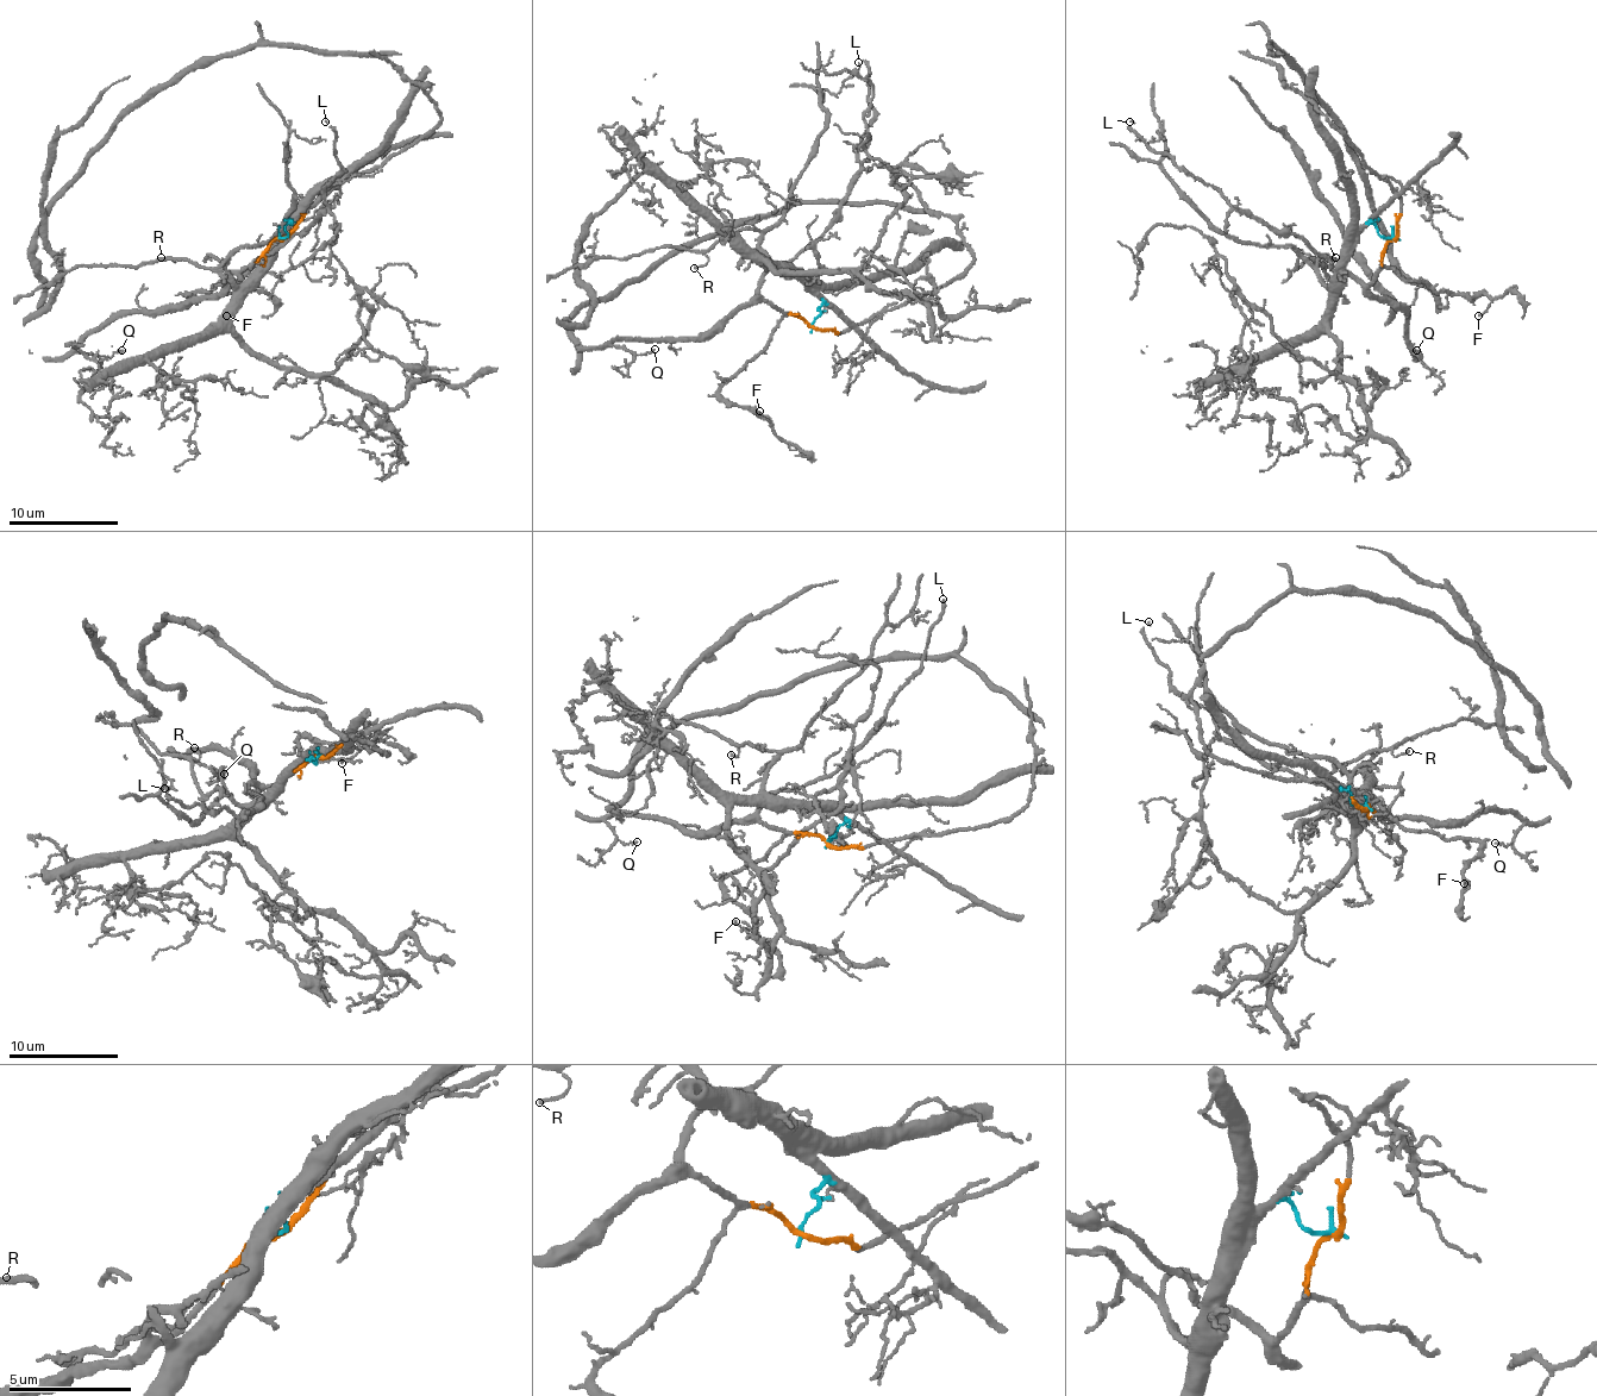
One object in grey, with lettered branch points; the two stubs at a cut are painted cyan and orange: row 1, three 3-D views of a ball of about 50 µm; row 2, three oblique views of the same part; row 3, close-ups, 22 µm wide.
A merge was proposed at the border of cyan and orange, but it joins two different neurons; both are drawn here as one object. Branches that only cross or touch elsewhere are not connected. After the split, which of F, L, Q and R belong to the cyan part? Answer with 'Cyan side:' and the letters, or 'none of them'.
Cyan side: R

